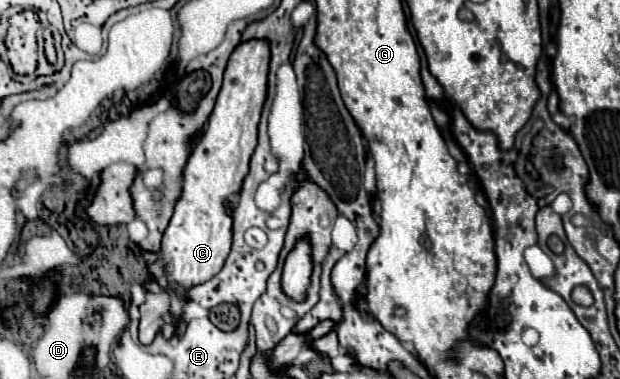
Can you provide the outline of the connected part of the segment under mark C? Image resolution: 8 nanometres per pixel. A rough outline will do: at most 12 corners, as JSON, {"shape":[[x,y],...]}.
{"shape":[[246,40],[184,168],[162,238],[168,284],[140,306],[150,344],[170,298],[232,246],[268,90],[270,42]]}

